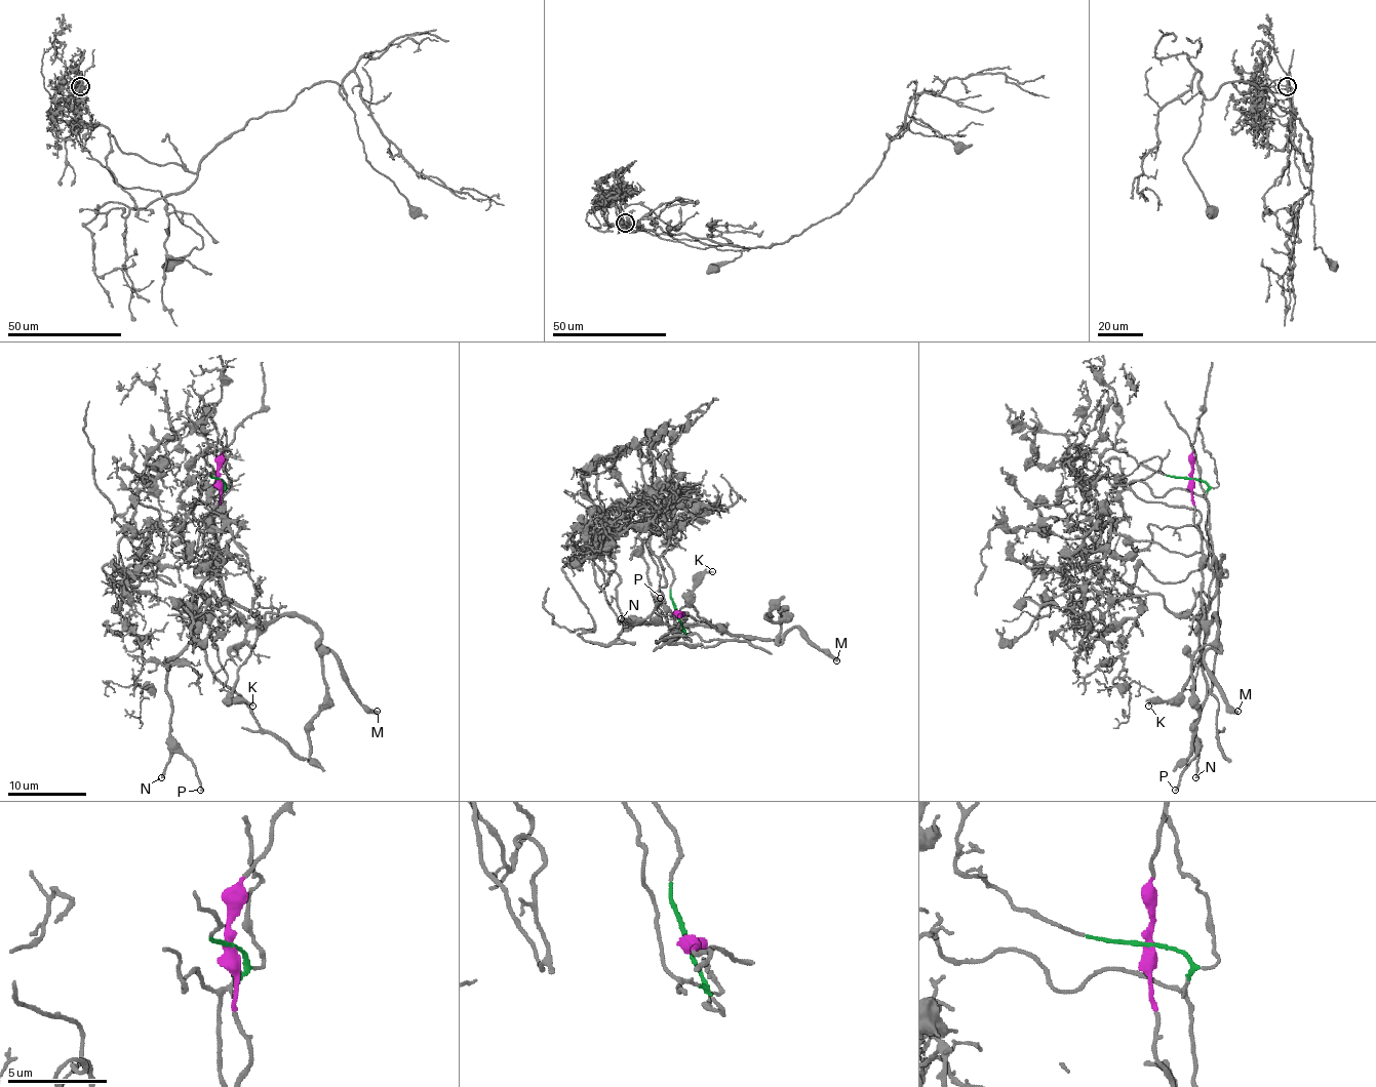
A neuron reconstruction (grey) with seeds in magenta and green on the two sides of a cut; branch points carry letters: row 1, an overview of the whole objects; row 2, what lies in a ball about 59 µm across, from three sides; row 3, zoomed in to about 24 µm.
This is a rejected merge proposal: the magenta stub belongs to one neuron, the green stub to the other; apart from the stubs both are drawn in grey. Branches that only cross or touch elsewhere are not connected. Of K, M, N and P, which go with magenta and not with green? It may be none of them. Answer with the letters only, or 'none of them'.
K, M, N, P

